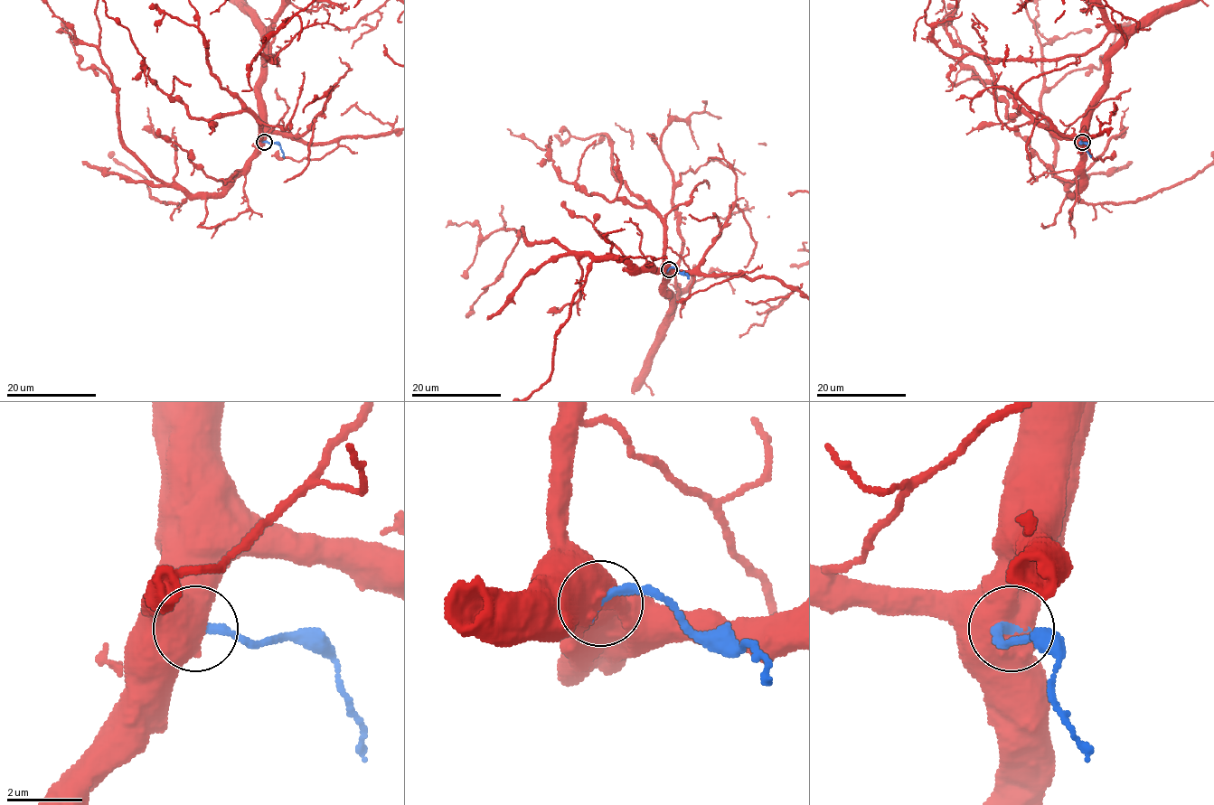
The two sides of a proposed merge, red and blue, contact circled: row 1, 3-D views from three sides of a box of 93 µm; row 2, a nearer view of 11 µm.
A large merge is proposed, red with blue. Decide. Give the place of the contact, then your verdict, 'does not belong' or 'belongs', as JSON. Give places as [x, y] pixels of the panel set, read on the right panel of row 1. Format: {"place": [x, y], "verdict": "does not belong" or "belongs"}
{"place": [1082, 142], "verdict": "does not belong"}

